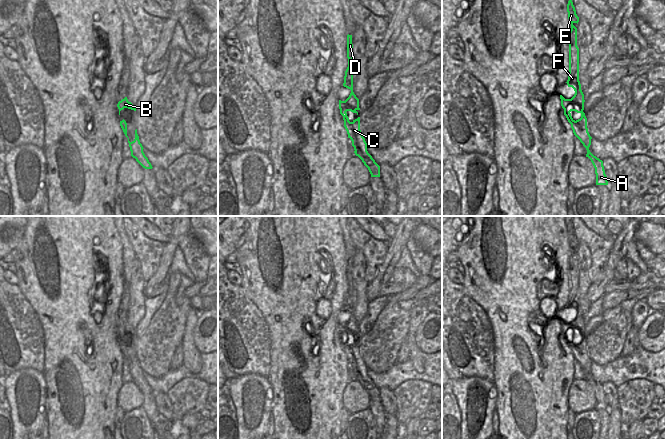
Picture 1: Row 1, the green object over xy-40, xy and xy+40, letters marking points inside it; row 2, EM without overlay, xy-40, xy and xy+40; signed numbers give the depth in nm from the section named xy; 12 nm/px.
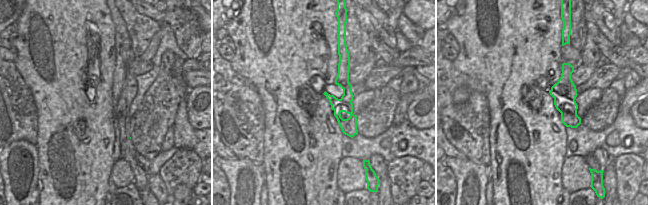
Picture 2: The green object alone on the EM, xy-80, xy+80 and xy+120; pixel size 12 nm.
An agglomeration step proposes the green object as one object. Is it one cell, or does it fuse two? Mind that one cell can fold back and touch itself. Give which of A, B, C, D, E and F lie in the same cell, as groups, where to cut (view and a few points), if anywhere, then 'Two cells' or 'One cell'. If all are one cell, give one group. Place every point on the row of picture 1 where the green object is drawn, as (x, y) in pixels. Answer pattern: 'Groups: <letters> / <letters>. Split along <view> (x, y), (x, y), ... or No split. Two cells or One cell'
Groups: A B C D E F. No split. One cell.

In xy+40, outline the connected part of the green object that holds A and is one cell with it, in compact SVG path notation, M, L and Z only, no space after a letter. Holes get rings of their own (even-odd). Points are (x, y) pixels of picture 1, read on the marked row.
M572 0L568 1L567 12L568 19L571 24L571 30L569 32L569 74L566 83L568 87L572 87L574 89L575 94L571 99L565 99L562 95L560 95L561 106L564 109L564 115L571 124L574 135L580 140L587 150L586 157L591 160L595 168L596 185L608 185L603 161L594 156L589 150L592 137L588 132L587 118L583 112L585 100L579 81L579 48L577 46L577 28L573 25L574 23L578 24L579 17L576 14ZM571 111L580 113L581 118L575 121L571 116Z

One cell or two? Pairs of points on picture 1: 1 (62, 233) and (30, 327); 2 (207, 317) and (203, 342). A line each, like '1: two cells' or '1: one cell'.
1: two cells
2: one cell

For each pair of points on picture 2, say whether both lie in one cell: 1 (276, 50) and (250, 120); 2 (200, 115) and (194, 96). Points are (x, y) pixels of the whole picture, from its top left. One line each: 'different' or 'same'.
1: different
2: same

